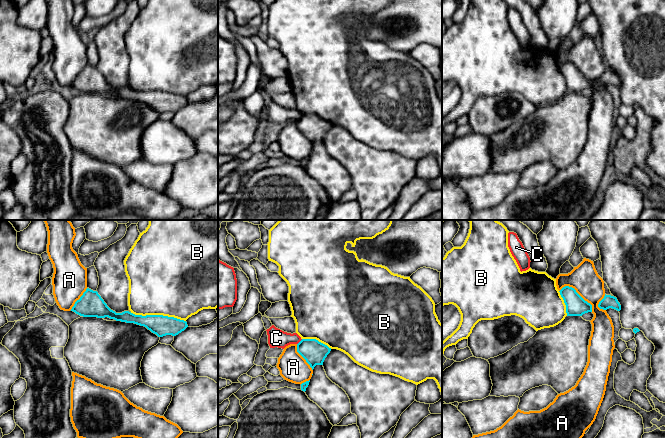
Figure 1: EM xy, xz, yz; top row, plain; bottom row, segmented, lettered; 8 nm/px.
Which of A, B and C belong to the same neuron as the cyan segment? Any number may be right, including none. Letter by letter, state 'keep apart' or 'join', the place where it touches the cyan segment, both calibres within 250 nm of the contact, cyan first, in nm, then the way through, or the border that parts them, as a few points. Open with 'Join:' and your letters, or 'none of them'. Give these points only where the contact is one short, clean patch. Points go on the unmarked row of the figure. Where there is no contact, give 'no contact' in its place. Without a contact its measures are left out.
Join: none of them
A: keep apart | yz (577, 69) | 160/220 nm | along yz (559, 66), (565, 62), (571, 62), (591, 81), (592, 87)
B: keep apart | xy (158, 91) | 160/500 nm
C: keep apart | xz (299, 118) | 190/140 nm

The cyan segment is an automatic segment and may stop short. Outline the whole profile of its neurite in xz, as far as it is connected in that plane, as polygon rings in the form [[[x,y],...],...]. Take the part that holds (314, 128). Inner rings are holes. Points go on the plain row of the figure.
[[[302,115],[297,120],[297,128],[306,136],[312,146],[316,141],[323,141],[331,124],[316,115]]]

